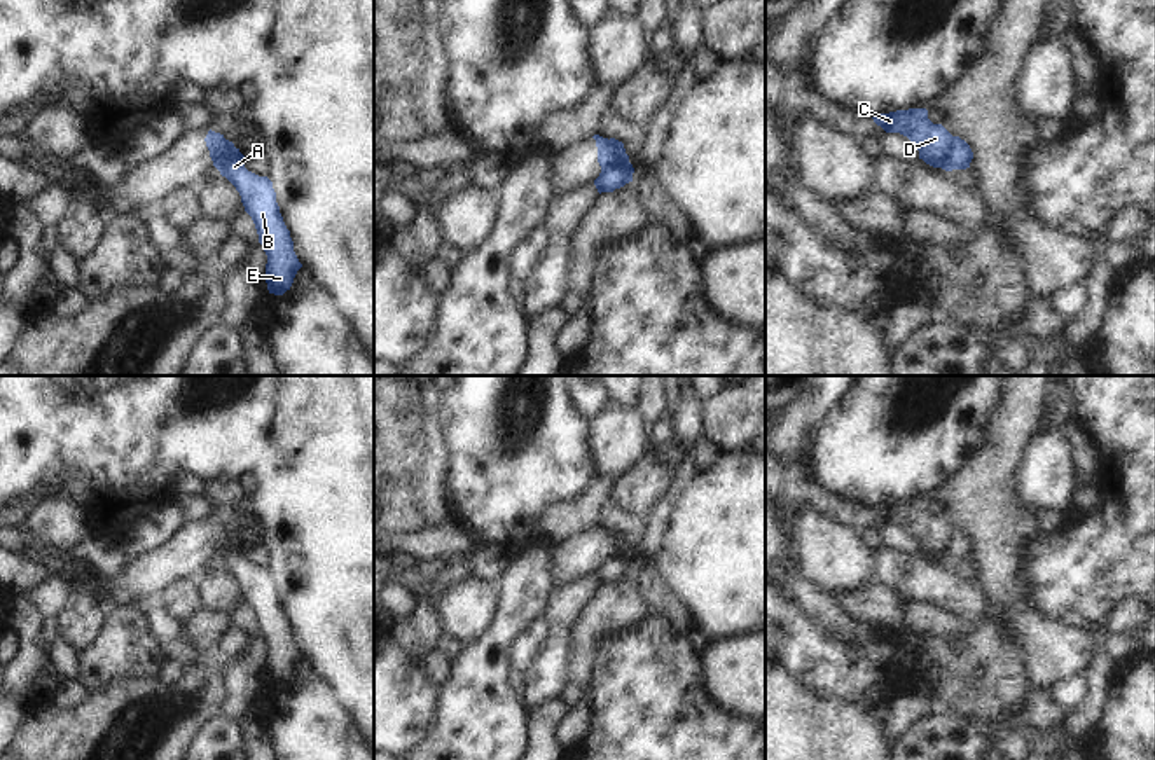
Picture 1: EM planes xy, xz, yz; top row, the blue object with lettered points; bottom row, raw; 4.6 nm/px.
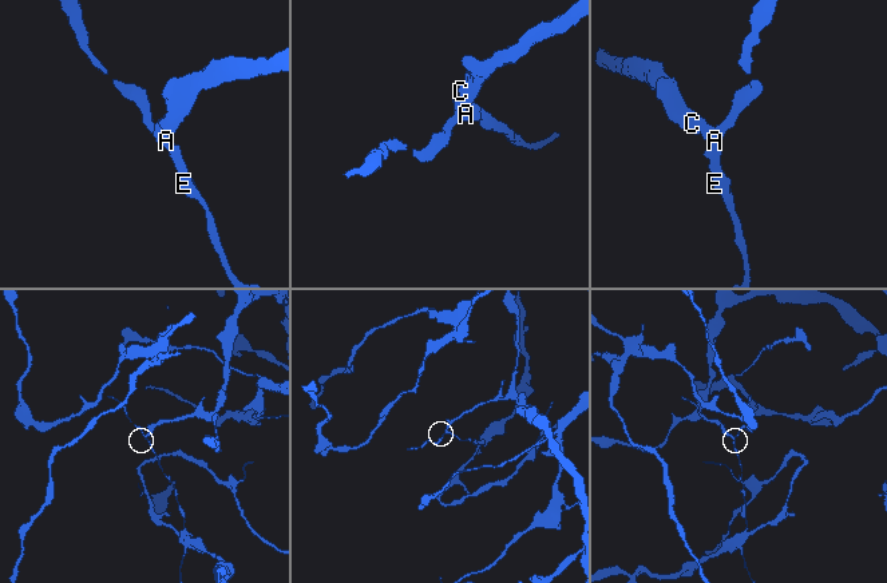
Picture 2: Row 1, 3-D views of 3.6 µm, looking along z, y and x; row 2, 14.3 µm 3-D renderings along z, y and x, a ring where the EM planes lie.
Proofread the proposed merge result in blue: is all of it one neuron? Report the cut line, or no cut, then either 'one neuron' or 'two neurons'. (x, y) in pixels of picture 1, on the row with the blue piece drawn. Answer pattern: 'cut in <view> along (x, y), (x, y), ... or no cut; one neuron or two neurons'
cut in yz along (953, 137), (953, 147), (942, 168); two neurons

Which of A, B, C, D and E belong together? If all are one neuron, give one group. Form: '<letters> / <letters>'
A B E / C D

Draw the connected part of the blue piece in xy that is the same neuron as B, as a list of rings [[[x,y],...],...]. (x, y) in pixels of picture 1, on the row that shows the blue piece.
[[[229,149],[217,155],[213,166],[239,192],[245,211],[252,217],[266,264],[266,283],[269,294],[283,295],[290,290],[297,271],[302,267],[295,252],[290,231],[287,229],[273,182],[245,168],[245,155],[239,149]]]

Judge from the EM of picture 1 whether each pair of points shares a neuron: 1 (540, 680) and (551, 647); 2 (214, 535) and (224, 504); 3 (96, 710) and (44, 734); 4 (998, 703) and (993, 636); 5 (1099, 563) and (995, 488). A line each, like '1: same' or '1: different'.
1: same
2: different
3: same
4: same
5: different

